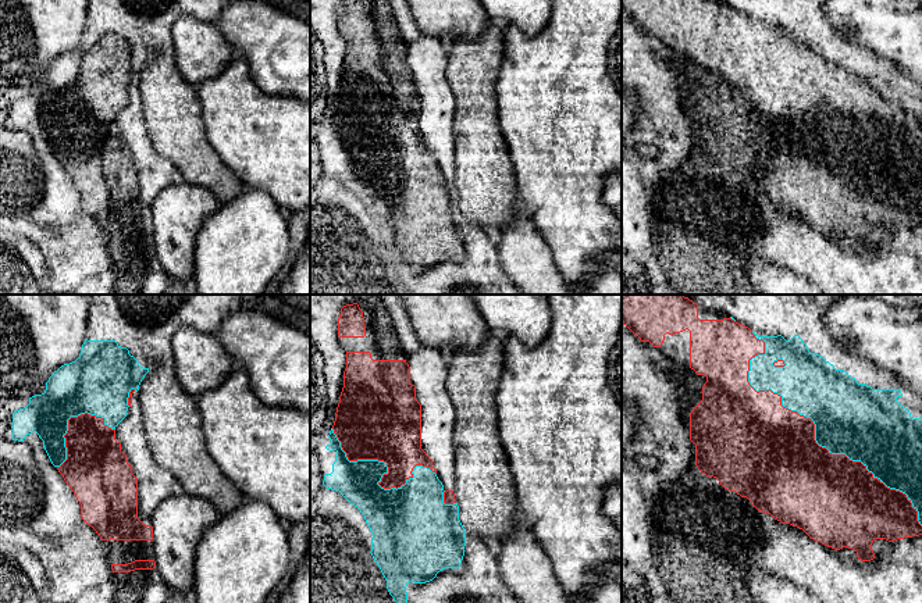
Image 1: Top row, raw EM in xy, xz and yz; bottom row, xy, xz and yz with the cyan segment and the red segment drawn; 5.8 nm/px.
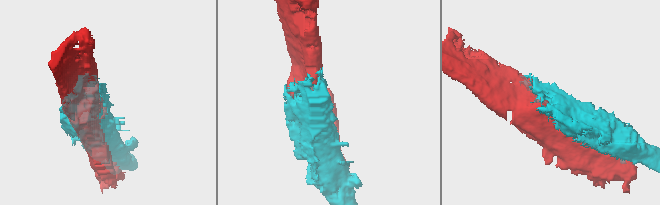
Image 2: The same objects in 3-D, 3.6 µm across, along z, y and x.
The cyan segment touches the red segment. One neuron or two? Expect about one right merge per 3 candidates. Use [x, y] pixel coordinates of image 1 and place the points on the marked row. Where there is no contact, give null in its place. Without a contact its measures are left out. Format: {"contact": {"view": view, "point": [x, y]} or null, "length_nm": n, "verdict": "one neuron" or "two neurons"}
{"contact": {"view": "yz", "point": [815, 427]}, "length_nm": 1500, "verdict": "one neuron"}

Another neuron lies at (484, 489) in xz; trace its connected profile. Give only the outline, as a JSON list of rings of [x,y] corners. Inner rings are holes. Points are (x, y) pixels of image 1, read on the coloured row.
[[[488,329],[487,338],[477,352],[459,350],[448,358],[446,390],[456,410],[453,429],[455,446],[455,499],[459,506],[459,520],[473,536],[499,542],[513,534],[520,520],[515,479],[509,468],[508,454],[498,432],[496,392],[503,371],[503,339]]]

